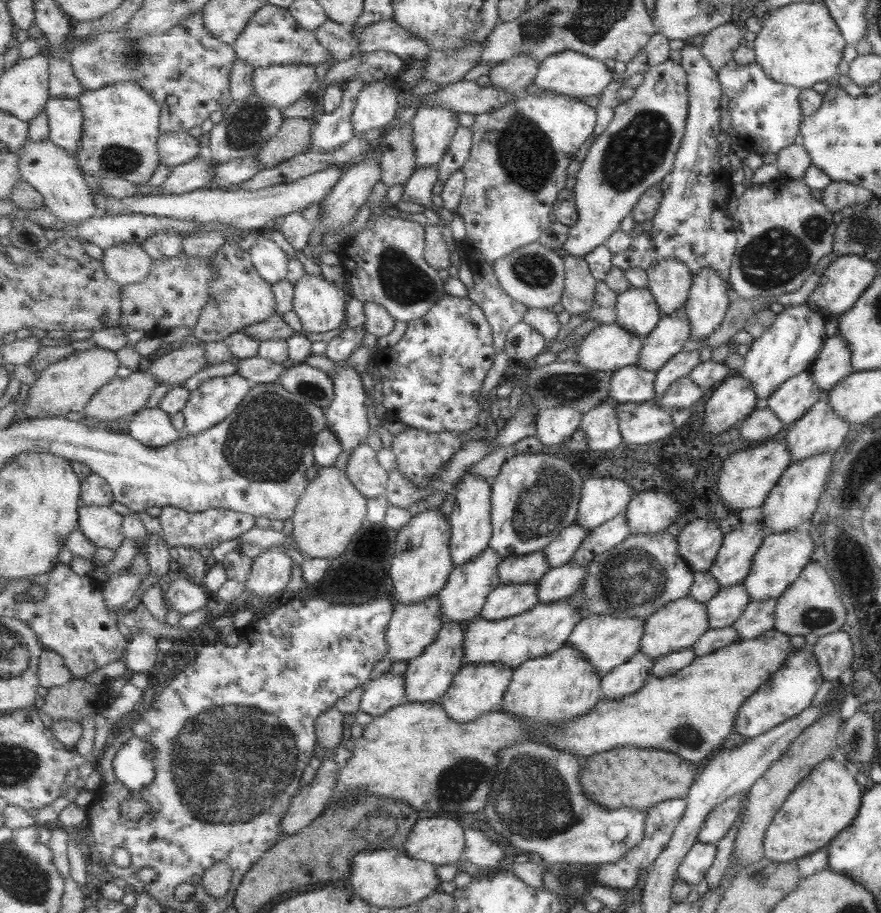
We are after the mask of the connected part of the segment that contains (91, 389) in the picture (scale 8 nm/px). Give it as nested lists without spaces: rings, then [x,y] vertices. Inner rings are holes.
[[[97,346],[76,351],[37,374],[38,380],[29,392],[19,419],[62,418],[69,412],[84,414],[92,398],[119,376],[122,365],[119,354],[108,348]]]

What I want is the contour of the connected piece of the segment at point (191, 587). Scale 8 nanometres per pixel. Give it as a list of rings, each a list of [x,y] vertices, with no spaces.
[[[180,577],[172,582],[167,591],[167,601],[169,606],[181,612],[190,614],[208,606],[208,592],[202,588],[199,581]]]

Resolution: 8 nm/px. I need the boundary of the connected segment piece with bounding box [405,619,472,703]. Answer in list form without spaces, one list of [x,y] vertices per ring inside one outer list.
[[[446,620],[436,642],[431,644],[426,653],[413,658],[408,663],[405,675],[407,676],[407,692],[410,702],[443,702],[454,685],[456,675],[464,667],[465,658],[467,658],[467,630],[471,627],[471,623],[472,621]]]

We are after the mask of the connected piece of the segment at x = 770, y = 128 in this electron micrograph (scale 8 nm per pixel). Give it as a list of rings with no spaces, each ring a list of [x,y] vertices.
[[[733,63],[717,71],[717,77],[723,94],[730,98],[728,110],[732,117],[731,124],[737,131],[735,140],[748,152],[756,154],[778,154],[780,150],[794,144],[798,136],[801,120],[804,117],[799,103],[801,89],[773,81],[758,63],[737,66]]]

